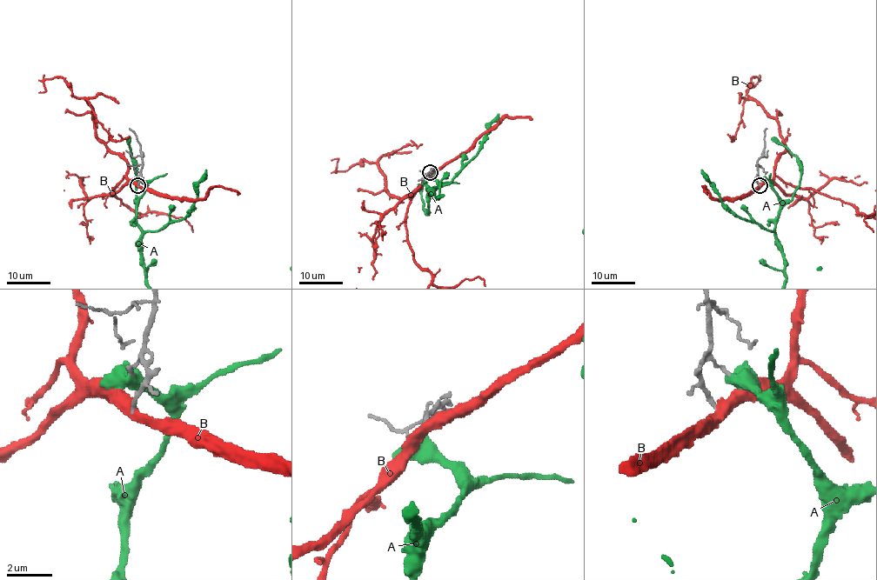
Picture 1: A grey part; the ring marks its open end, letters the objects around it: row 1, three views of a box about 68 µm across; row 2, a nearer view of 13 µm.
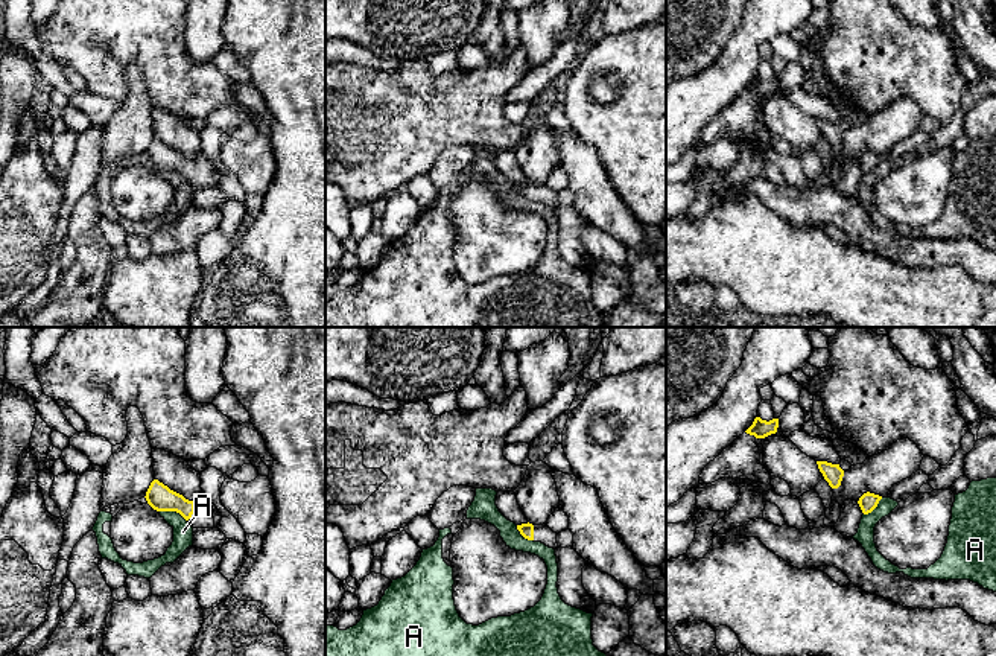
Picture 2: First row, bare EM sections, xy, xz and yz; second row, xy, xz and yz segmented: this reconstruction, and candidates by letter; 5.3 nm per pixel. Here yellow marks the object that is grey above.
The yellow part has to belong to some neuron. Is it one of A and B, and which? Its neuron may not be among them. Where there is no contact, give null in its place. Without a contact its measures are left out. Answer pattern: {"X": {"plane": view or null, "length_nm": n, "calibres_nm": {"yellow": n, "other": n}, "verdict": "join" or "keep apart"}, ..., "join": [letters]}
{"A": {"plane": "xy", "length_nm": 160, "calibres_nm": {"yellow": 140, "other": 110}, "verdict": "keep apart"}, "B": {"plane": null, "verdict": "keep apart"}, "join": []}

